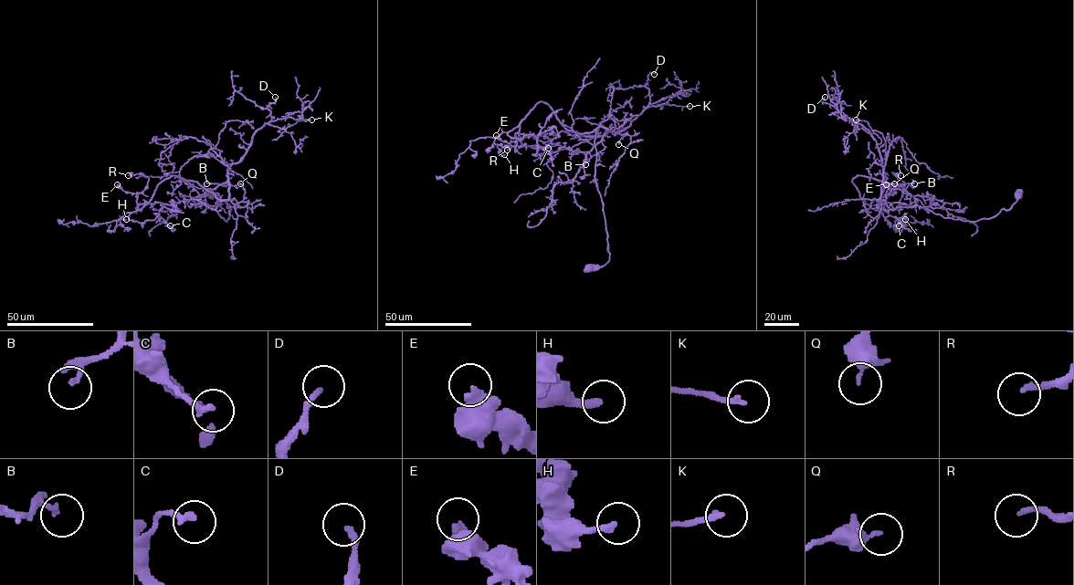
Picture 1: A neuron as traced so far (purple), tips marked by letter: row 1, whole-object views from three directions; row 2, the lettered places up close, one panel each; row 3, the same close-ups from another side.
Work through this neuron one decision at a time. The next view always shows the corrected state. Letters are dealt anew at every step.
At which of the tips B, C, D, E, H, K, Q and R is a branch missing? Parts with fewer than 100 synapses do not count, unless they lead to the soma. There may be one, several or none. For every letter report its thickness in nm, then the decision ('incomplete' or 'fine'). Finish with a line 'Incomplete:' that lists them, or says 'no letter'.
B: 130 nm thick; fine
C: 240 nm thick; fine
D: 200 nm thick; fine
E: 340 nm thick; fine
H: 240 nm thick; fine
K: 180 nm thick; fine
Q: 200 nm thick; fine
R: 170 nm thick; fine
Incomplete: no letter

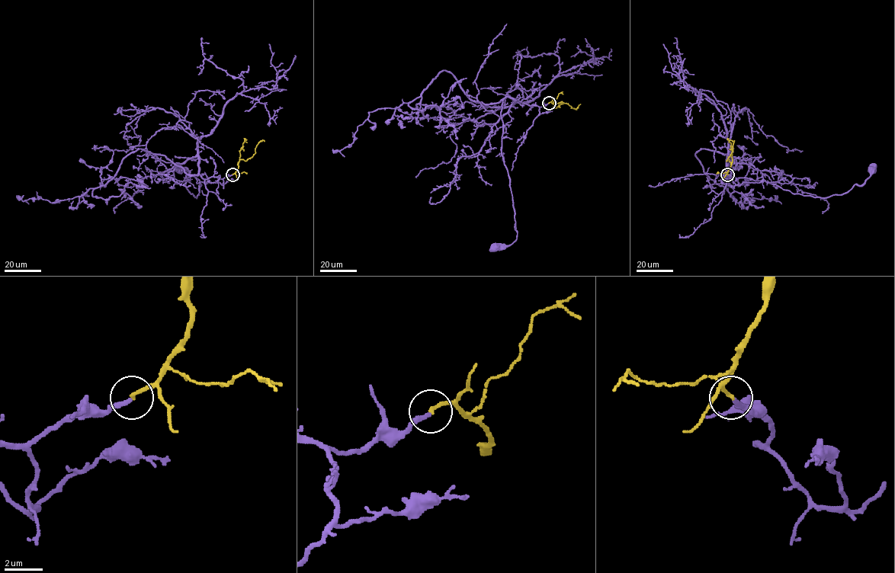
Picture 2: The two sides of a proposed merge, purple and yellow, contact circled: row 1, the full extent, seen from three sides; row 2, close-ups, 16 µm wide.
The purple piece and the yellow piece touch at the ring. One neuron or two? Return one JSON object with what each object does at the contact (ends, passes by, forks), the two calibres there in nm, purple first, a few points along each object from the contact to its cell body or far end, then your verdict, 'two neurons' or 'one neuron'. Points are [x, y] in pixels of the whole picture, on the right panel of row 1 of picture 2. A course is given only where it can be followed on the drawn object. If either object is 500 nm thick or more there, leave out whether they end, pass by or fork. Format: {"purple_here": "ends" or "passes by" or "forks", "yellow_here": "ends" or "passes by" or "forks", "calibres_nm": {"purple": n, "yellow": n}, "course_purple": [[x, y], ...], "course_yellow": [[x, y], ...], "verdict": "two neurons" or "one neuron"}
{"purple_here": "ends", "yellow_here": "ends", "calibres_nm": {"purple": 240, "yellow": 190}, "course_purple": [[728, 174], [731, 178], [722, 174], [763, 180], [793, 193], [828, 197], [861, 185], [872, 168]], "course_yellow": [[728, 174], [731, 162], [726, 161], [733, 150], [733, 142], [729, 141]], "verdict": "one neuron"}

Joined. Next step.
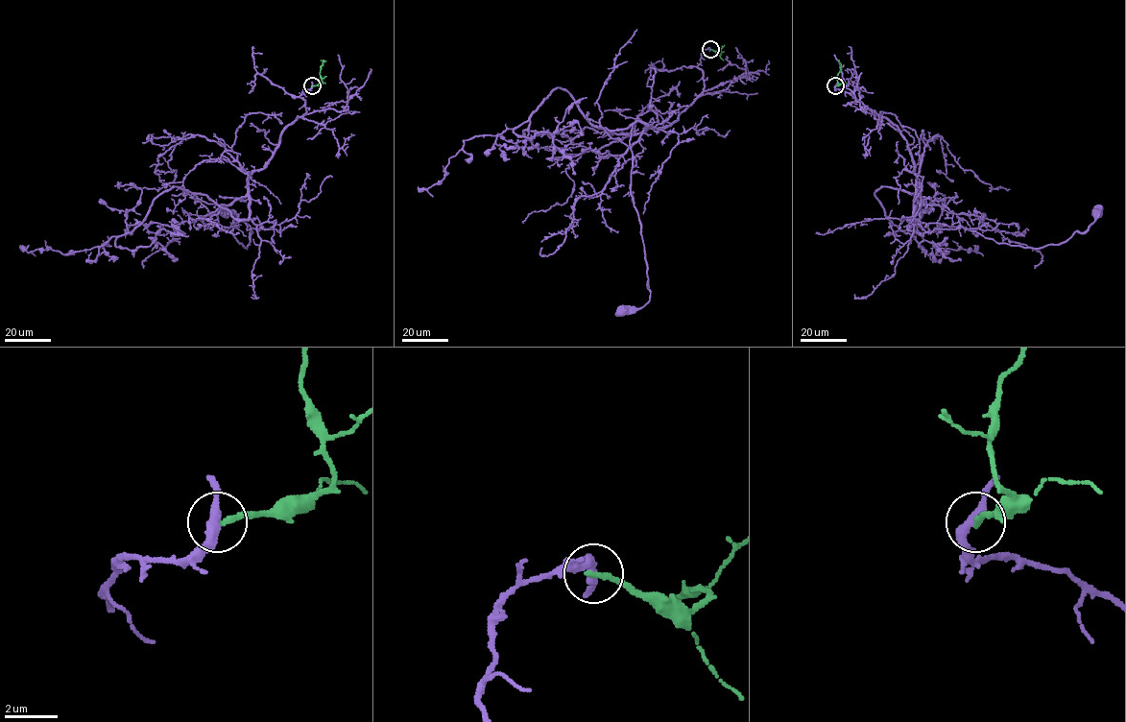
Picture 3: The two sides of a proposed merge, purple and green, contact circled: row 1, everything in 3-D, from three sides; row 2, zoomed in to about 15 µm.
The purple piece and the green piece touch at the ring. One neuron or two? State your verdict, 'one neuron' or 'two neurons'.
two neurons

